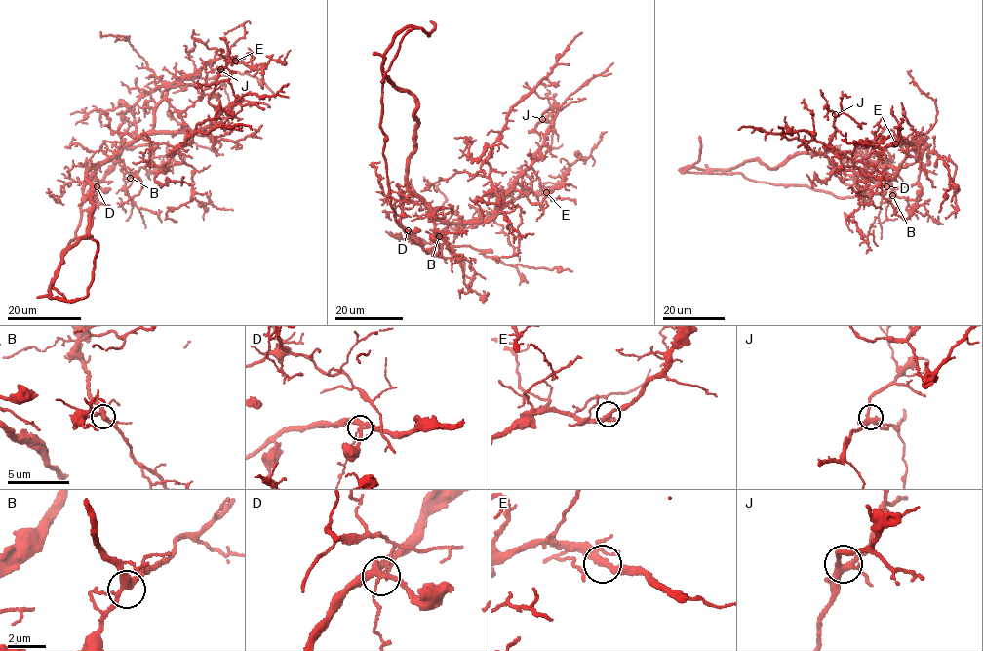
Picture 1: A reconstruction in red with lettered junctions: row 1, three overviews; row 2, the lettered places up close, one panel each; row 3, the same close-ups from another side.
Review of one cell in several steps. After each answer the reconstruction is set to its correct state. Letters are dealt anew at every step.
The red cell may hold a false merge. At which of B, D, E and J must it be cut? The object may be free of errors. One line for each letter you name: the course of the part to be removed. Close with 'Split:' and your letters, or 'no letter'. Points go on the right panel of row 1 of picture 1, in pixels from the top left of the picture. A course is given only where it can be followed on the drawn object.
Split: no letter

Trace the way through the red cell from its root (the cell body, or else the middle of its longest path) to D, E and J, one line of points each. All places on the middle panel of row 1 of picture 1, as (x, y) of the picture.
D: (417, 197), (412, 195), (402, 207), (400, 222), (408, 230)
E: (417, 197), (434, 216), (463, 223), (471, 219), (479, 221), (490, 216), (527, 192), (546, 192)
J: (417, 197), (441, 220), (458, 223), (489, 221), (495, 205), (540, 148), (542, 135), (529, 132), (542, 119)

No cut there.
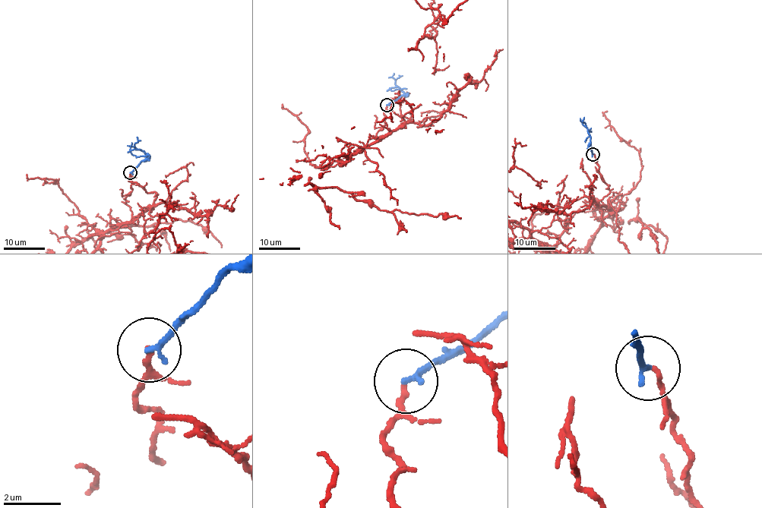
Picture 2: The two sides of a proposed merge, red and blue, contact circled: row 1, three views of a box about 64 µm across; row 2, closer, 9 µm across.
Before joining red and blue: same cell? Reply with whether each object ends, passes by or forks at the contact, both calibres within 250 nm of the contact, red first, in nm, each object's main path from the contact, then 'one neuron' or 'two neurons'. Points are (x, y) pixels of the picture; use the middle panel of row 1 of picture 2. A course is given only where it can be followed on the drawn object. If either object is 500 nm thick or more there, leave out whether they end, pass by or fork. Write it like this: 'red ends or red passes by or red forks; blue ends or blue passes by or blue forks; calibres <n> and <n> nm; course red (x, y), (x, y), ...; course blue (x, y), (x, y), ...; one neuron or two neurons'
red ends; blue ends; calibres 160 and 200 nm; course blue (387, 105), (405, 94), (399, 87), (390, 88), (392, 90), (406, 89); two neurons

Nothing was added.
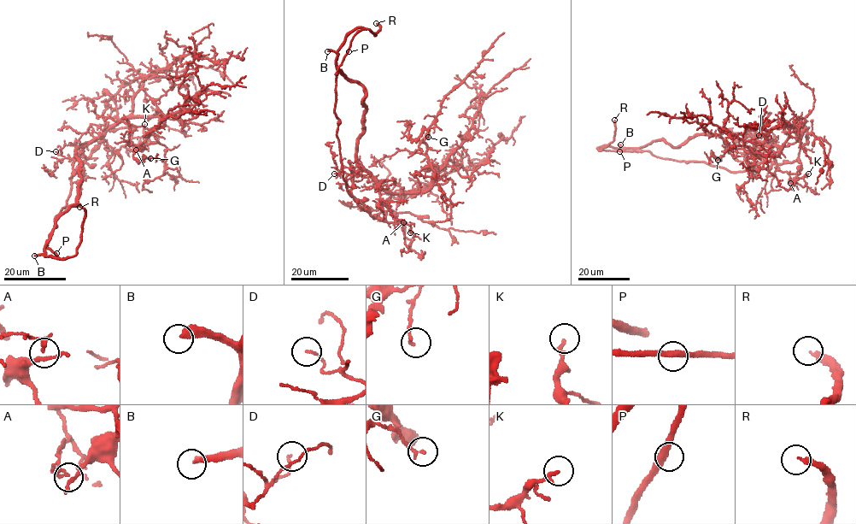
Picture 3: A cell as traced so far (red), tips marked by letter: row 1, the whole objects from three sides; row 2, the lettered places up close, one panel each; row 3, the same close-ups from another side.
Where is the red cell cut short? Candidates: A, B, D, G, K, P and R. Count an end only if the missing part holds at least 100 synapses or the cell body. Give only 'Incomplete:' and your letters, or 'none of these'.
Incomplete: B, R

